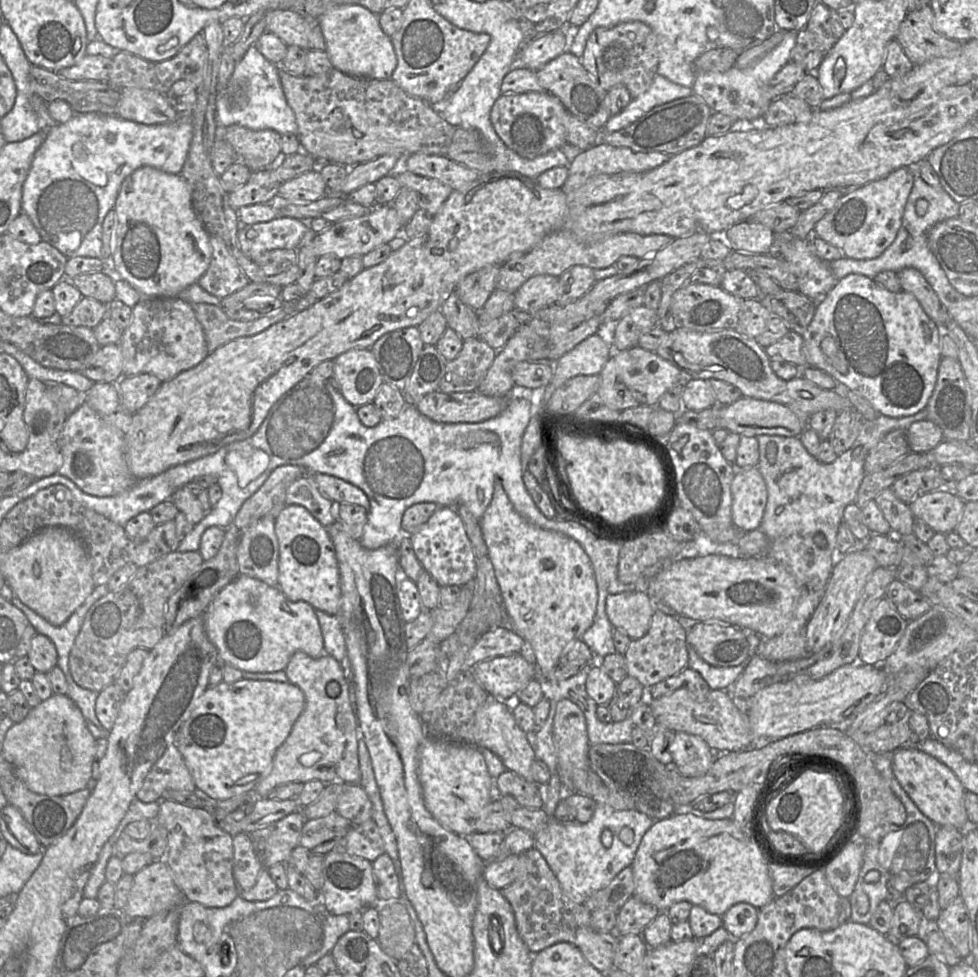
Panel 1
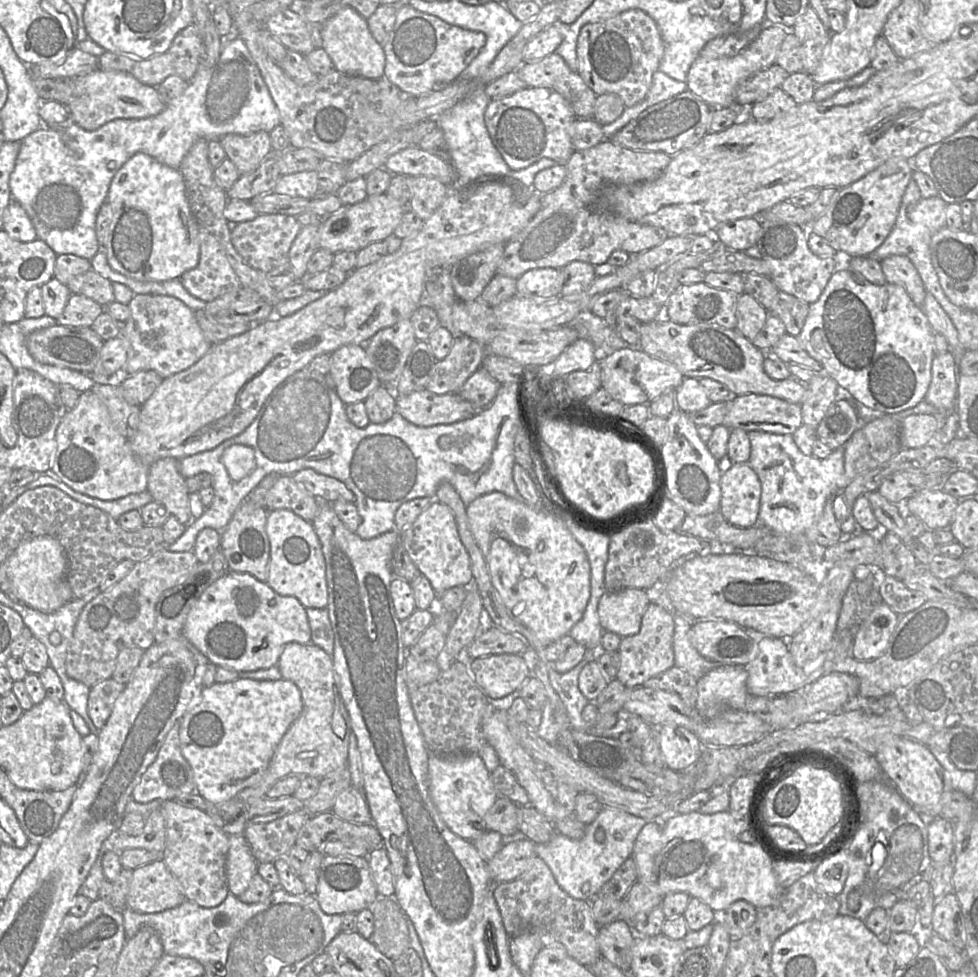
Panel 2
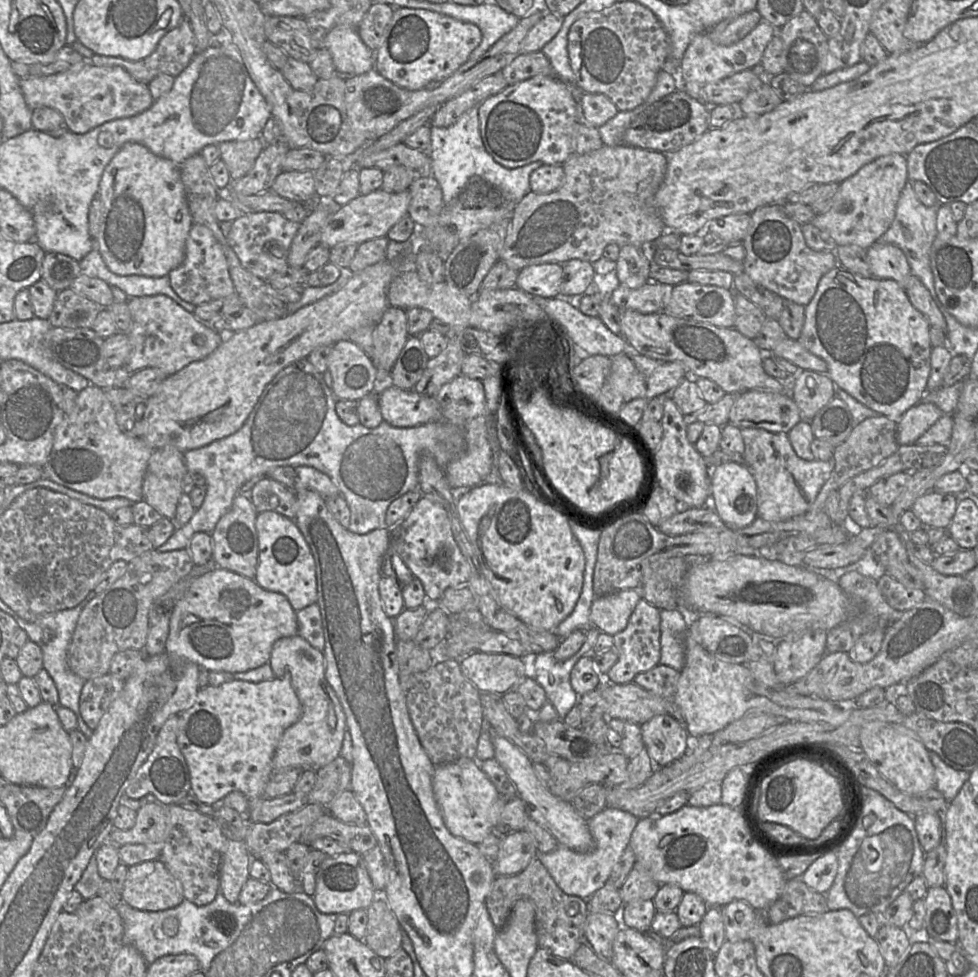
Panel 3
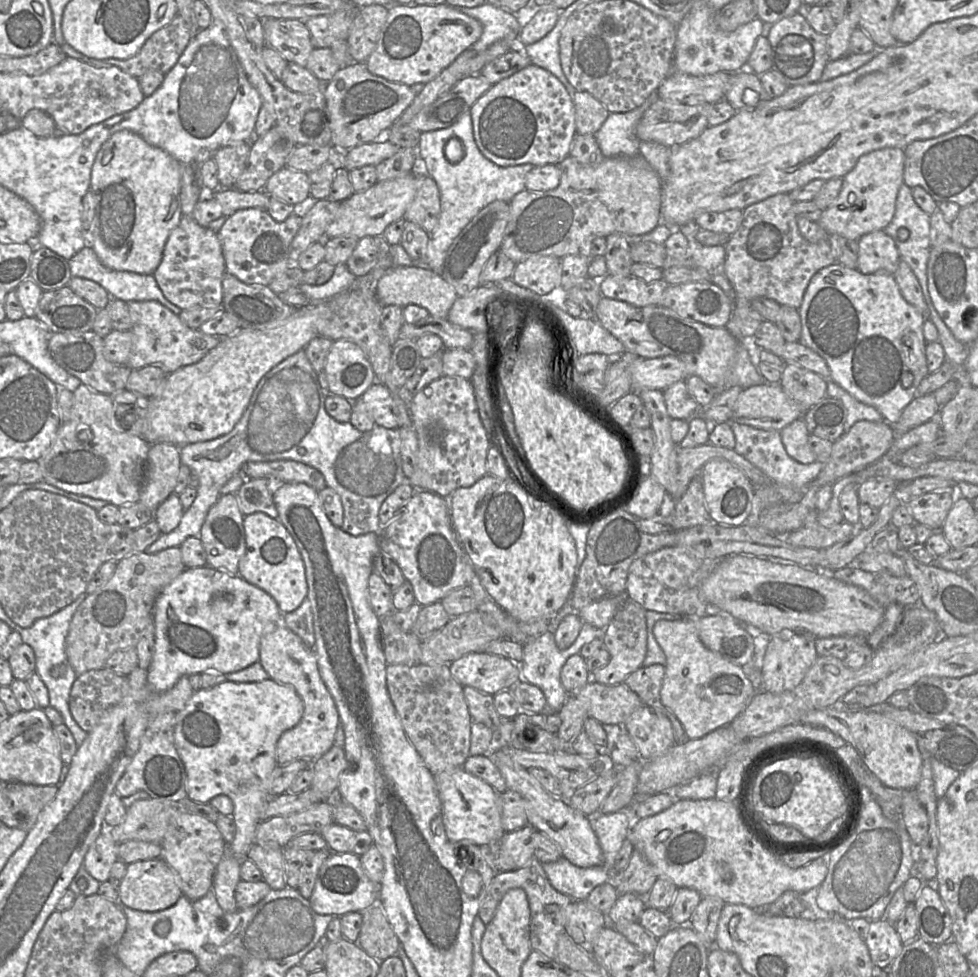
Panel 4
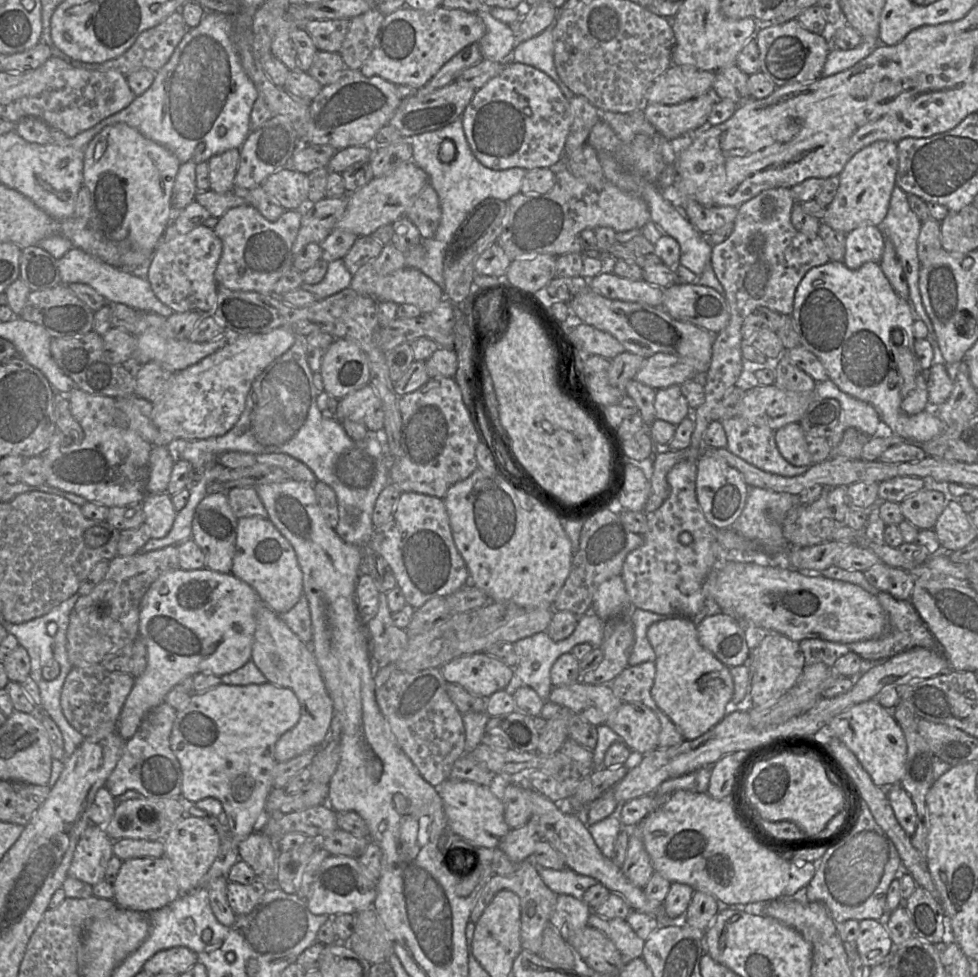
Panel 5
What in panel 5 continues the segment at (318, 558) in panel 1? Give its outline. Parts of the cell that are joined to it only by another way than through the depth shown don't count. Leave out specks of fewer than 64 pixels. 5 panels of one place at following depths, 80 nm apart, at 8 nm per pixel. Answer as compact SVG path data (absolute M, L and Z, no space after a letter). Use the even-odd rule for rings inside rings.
M268 518L238 519L231 574L250 585L261 601L278 615L292 609L303 595L303 574L295 550Z

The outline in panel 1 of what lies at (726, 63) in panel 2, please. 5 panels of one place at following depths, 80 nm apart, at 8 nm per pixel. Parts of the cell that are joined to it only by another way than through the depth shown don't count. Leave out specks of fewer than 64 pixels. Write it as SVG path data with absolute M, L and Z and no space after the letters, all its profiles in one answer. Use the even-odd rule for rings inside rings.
M797 31L783 32L782 41L753 67L739 69L734 66L726 72L696 73L693 94L701 98L713 112L722 113L741 123L761 123L774 100L770 99L768 84L790 62L791 51L796 44Z

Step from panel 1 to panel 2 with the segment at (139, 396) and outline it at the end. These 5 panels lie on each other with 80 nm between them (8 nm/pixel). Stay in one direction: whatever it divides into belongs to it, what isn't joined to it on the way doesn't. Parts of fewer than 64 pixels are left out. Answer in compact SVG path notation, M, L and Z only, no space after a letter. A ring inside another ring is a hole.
M152 370L139 371L120 379L124 399L131 405L142 406L158 388L163 378Z

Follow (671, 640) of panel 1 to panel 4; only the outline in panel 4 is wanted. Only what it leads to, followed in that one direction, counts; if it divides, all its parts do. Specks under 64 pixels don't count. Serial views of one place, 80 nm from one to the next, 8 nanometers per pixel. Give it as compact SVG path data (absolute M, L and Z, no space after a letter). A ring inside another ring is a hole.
M624 597L620 609L607 627L601 631L603 647L609 652L610 661L606 666L591 673L591 681L604 685L619 684L642 667L647 652L646 611L637 602Z

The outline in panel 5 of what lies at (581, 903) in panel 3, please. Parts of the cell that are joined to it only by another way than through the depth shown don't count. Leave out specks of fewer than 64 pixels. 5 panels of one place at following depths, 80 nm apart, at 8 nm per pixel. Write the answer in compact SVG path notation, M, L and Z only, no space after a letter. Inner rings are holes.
M528 860L518 864L517 870L510 876L502 877L493 875L484 884L478 894L477 902L470 914L470 922L476 923L485 908L490 904L495 895L501 891L511 891L520 899L521 905L521 946L534 954L540 955L543 930L550 925L550 918L555 910L558 895L554 893L542 880L539 868L533 861Z

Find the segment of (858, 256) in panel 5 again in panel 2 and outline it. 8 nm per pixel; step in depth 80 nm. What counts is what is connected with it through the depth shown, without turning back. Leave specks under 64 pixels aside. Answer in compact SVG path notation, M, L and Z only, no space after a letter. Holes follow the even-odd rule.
M892 255L880 261L887 283L903 287L914 303L922 309L927 290L924 283L912 264L902 255Z

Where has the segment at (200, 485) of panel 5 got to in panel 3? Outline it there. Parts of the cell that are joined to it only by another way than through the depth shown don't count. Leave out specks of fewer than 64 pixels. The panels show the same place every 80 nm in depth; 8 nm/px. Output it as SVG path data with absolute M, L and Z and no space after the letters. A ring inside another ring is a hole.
M308 358L300 359L282 369L266 385L249 417L237 432L183 453L187 470L201 473L206 478L206 496L189 522L177 528L157 550L166 552L187 549L194 534L211 533L220 518L230 510L239 492L249 498L252 485L258 479L267 477L274 468L281 466L309 466L326 474L349 506L350 524L347 529L351 532L363 535L386 528L385 517L389 505L407 492L418 489L418 461L422 452L430 453L439 467L444 468L450 461L460 457L466 449L463 431L450 423L433 422L405 428L392 426L385 421L376 428L366 428L361 424L346 425L336 413L337 400L326 385L323 374L316 370Z

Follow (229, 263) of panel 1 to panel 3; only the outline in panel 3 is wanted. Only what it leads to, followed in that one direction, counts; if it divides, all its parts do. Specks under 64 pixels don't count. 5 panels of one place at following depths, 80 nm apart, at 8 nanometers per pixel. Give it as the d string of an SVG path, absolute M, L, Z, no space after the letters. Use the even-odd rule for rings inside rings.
M194 223L186 240L185 259L168 274L170 285L184 301L195 306L229 296L235 287L229 273L223 246L210 229Z

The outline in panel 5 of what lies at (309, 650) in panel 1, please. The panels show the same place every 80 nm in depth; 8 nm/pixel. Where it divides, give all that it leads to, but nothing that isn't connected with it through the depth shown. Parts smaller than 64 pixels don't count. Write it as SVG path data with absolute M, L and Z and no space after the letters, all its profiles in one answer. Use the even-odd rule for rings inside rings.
M208 568L177 569L162 574L144 595L139 612L139 638L146 645L148 663L144 673L136 678L133 689L121 710L117 731L123 740L129 740L146 716L165 702L168 692L185 677L199 673L223 676L232 673L251 660L256 630L256 607L261 601L255 590L231 573L220 573Z

